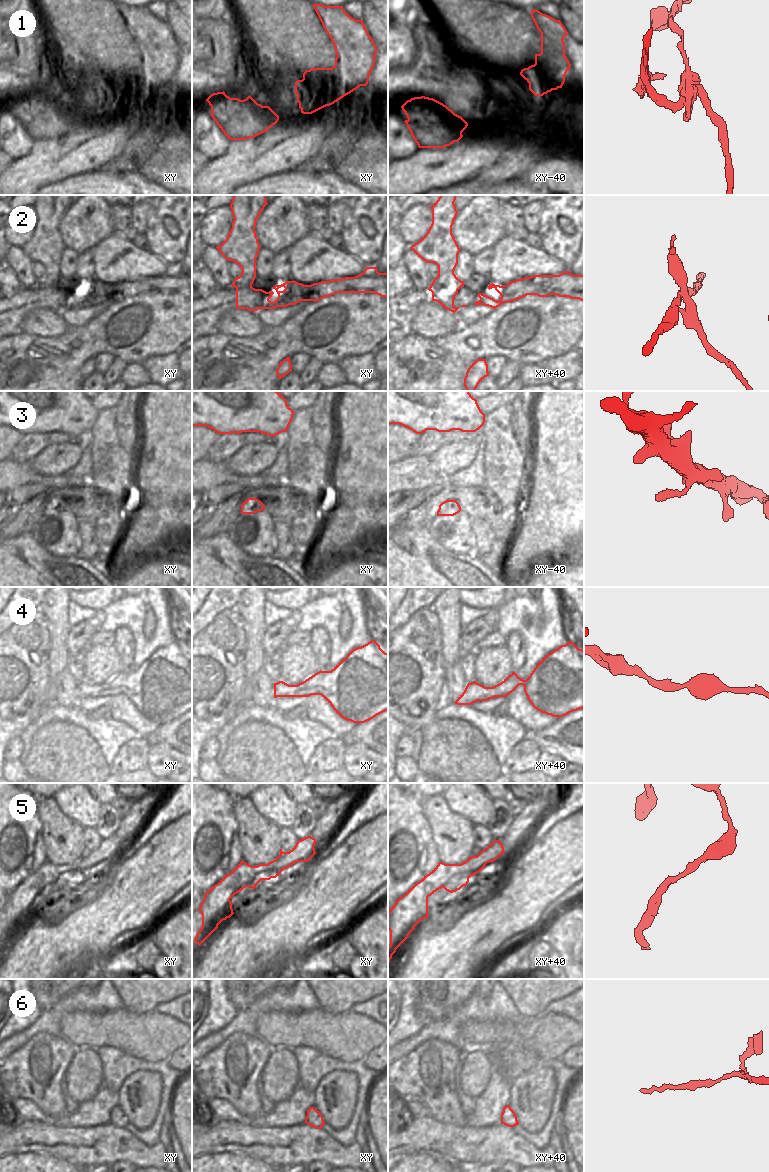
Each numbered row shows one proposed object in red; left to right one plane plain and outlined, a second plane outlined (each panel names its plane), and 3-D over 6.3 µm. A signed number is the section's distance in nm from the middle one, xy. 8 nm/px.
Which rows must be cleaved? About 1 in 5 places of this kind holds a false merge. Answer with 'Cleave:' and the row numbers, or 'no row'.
Cleave: 1, 2

